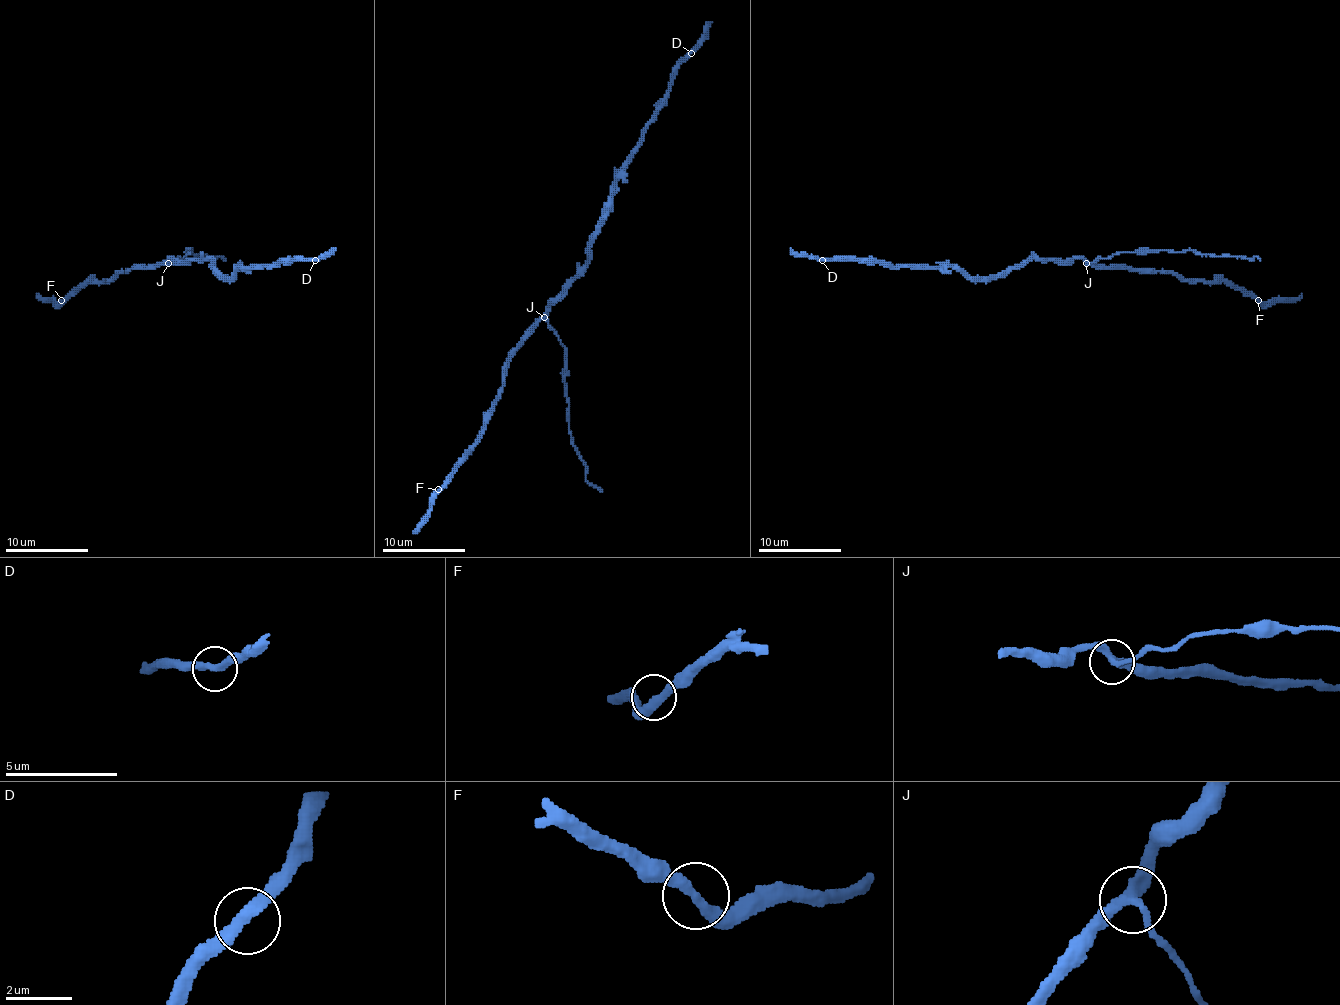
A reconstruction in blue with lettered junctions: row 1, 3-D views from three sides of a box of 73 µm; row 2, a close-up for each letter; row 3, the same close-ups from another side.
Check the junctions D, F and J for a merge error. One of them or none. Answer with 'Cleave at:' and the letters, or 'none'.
Cleave at: J

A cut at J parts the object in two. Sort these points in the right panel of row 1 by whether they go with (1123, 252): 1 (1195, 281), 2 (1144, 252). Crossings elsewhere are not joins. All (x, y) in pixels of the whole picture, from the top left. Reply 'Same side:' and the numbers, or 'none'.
Same side: 2

